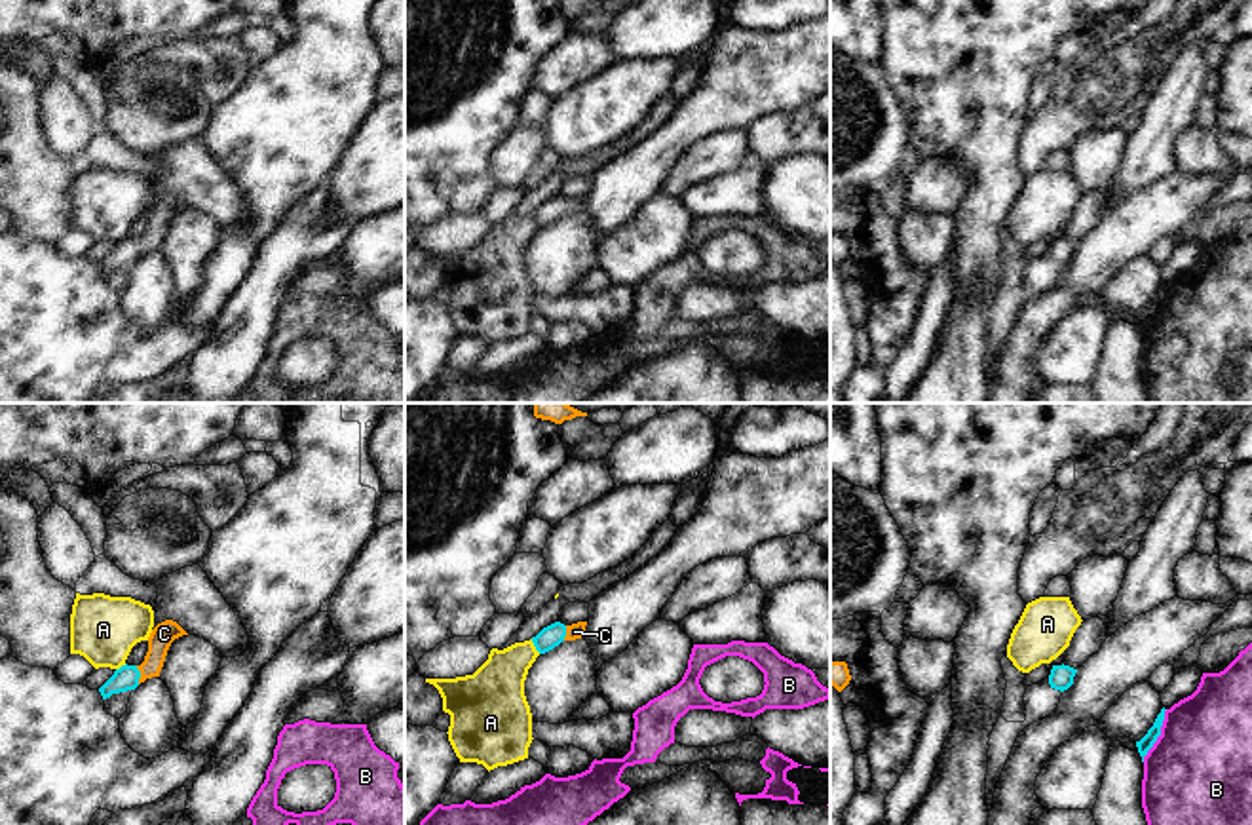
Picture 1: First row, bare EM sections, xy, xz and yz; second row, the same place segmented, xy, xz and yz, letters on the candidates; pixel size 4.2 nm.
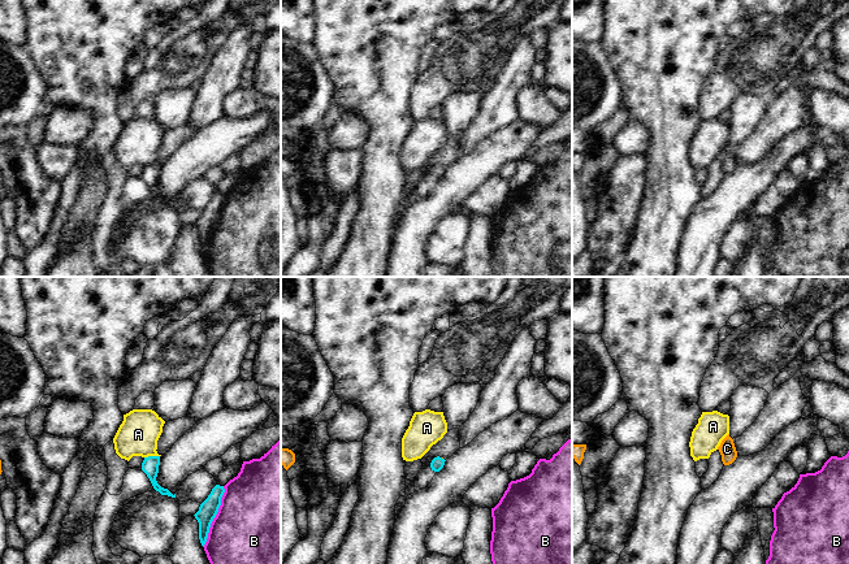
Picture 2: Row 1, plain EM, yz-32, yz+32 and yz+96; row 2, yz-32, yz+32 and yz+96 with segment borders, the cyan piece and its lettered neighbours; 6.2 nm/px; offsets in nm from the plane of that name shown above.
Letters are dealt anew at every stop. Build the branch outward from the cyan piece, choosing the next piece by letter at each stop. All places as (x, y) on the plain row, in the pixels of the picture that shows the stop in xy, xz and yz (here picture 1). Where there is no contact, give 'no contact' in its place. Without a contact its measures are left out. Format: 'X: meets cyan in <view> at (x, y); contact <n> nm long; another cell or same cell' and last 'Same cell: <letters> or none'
A: meets cyan in xz at (534, 219); contact 80 nm long; another cell
B: meets cyan in yz at (1159, 308); contact 240 nm long; another cell
C: meets cyan in xy at (139, 249); contact 80 nm long; same cell
Same cell: C

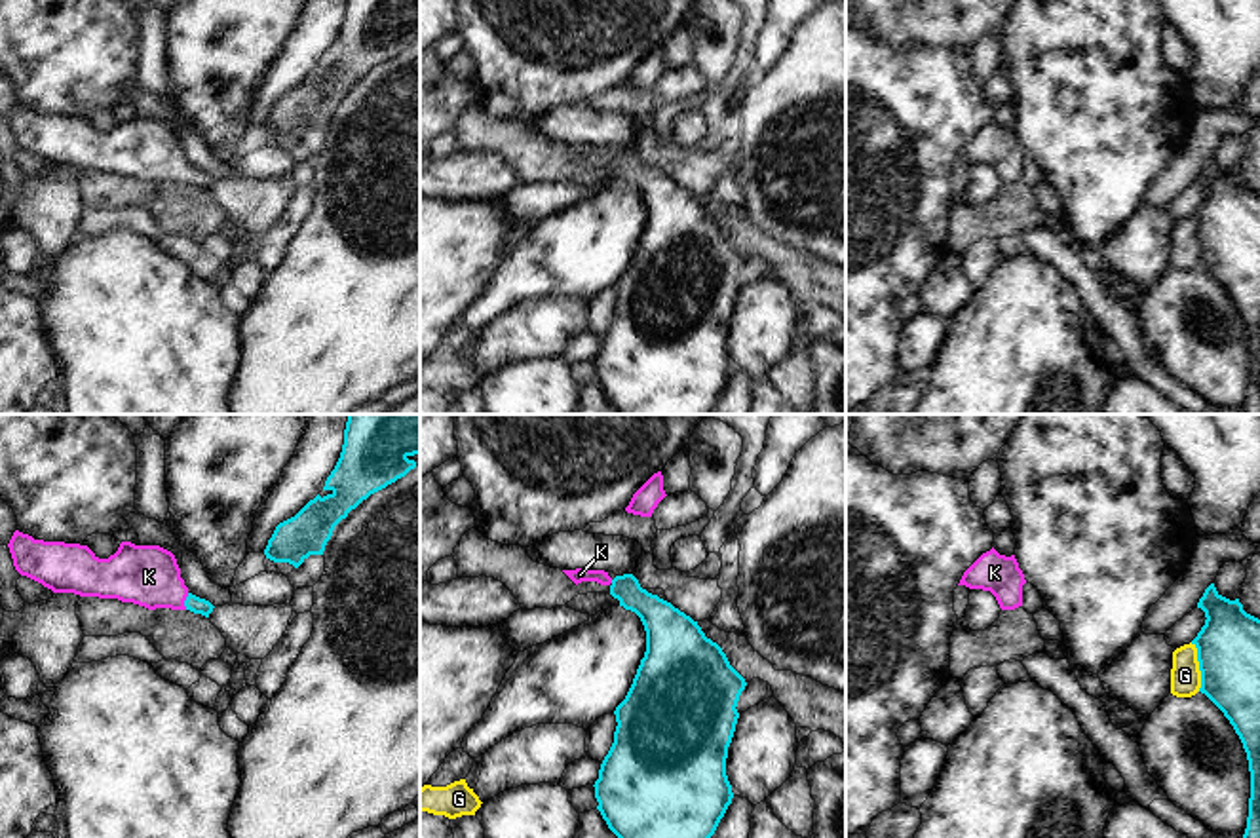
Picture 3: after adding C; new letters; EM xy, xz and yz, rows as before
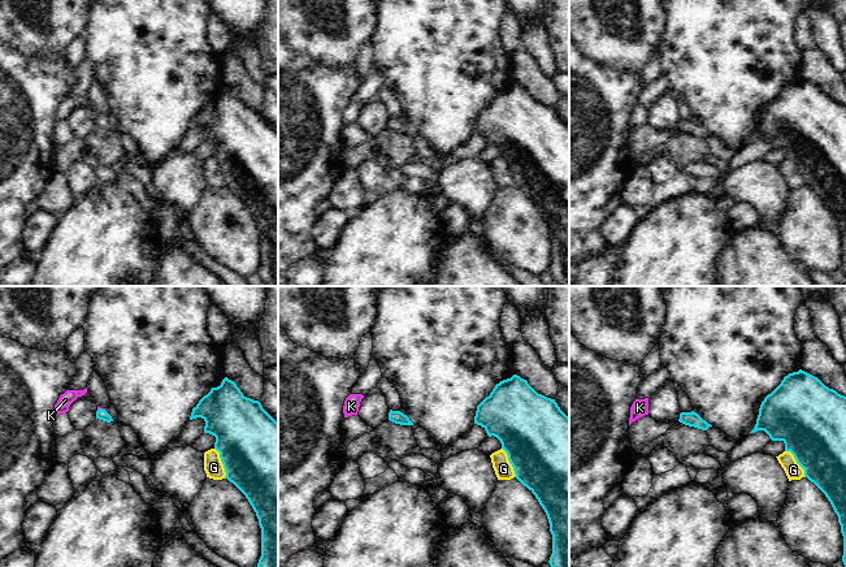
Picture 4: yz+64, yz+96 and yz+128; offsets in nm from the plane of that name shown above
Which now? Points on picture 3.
G: meets cyan in yz at (1200, 242); contact 220 nm long; another cell
K: meets cyan in xy at (185, 175); contact 70 nm long; same cell
Same cell: K

